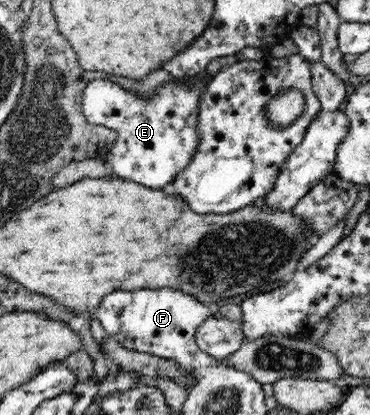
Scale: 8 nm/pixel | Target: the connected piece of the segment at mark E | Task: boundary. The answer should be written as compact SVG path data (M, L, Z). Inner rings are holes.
M95 79L88 83L83 91L82 114L94 126L106 126L117 131L116 141L107 153L105 161L115 171L115 175L122 180L130 180L141 186L160 190L180 173L190 159L194 157L194 149L198 145L198 104L201 93L205 90L204 84L197 86L184 86L182 79L174 84L165 83L157 89L156 95L151 98L137 97L137 93L130 92L121 84L112 80Z

